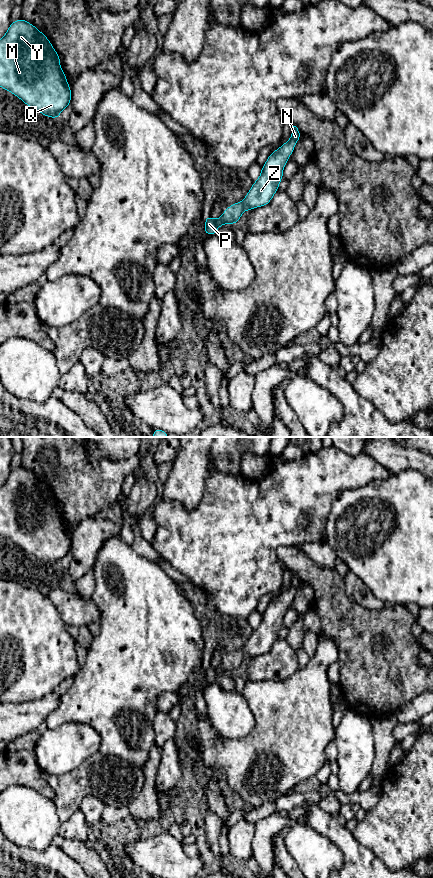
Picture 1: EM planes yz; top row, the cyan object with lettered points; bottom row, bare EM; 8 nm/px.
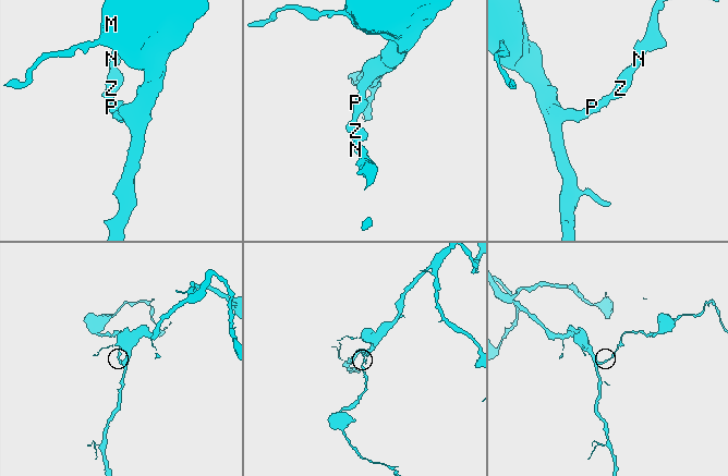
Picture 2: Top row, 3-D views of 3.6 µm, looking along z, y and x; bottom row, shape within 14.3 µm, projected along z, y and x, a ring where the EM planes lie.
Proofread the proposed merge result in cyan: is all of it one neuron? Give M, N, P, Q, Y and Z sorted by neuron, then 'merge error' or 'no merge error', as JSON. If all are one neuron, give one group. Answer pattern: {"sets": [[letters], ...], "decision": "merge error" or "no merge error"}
{"sets": [["M", "N", "P", "Q", "Y", "Z"]], "decision": "no merge error"}

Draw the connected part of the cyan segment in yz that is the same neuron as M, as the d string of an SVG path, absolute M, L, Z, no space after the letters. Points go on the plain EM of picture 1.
M20 466L11 470L0 487L0 535L44 564L58 568L62 558L70 553L72 537L59 509L60 504L49 487L33 472Z

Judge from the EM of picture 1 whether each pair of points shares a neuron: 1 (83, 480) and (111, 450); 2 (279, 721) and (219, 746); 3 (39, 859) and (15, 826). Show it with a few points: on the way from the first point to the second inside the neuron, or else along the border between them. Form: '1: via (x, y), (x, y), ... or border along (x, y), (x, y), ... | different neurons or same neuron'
1: border along (82, 447), (89, 461), (127, 458) | different neurons
2: via (264, 736), (254, 746), (234, 746) | same neuron
3: border along (10, 840), (20, 846), (41, 850), (52, 842) | different neurons

